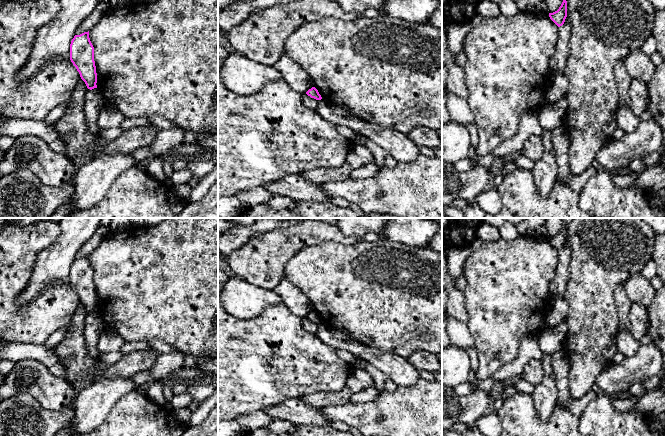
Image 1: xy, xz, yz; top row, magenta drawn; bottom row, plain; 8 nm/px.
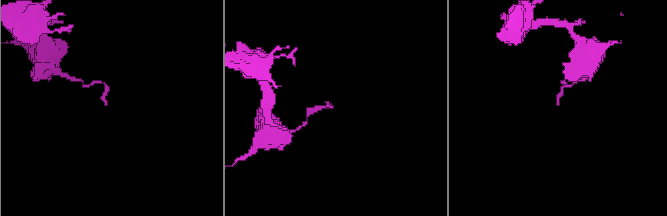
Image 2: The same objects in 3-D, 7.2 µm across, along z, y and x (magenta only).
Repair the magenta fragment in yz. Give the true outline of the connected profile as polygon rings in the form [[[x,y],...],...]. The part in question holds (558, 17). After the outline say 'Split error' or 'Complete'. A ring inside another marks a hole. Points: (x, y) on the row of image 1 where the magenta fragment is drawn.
[[[563,0],[559,9],[553,13],[549,13],[550,19],[558,26],[562,26],[567,17],[567,1]]]. Complete

